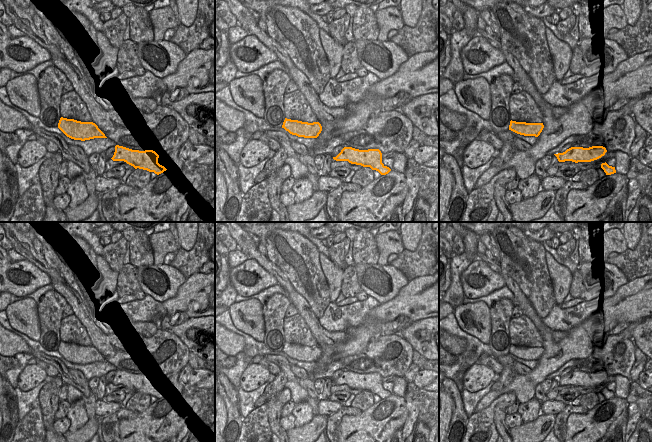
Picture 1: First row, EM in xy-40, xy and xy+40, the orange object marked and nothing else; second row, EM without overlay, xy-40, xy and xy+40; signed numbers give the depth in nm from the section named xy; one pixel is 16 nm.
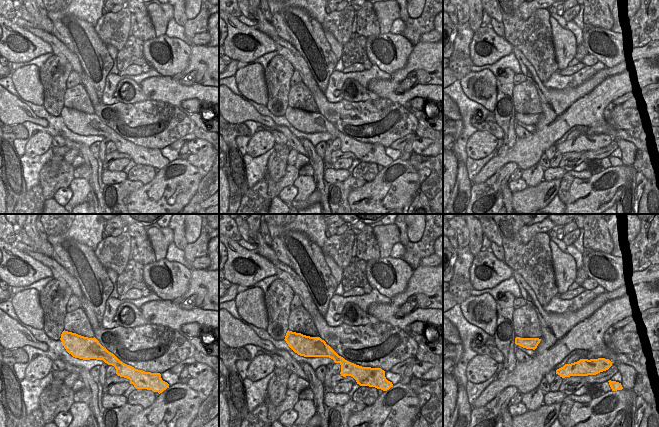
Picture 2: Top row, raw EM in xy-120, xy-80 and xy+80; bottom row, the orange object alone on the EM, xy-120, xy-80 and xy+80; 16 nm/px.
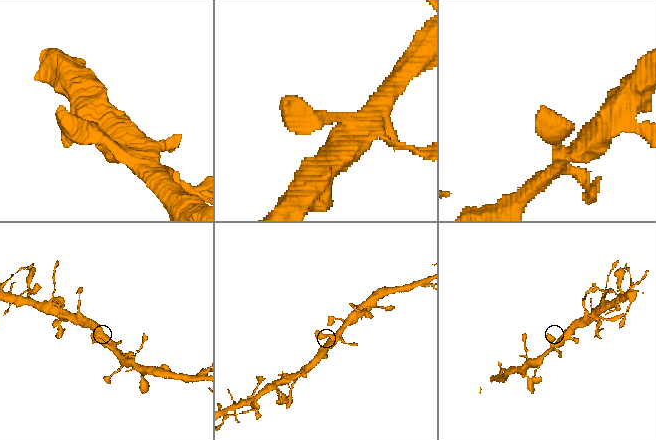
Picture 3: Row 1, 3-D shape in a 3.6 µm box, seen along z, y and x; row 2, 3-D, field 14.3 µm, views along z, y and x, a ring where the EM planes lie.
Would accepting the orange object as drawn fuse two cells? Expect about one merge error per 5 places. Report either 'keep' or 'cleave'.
keep

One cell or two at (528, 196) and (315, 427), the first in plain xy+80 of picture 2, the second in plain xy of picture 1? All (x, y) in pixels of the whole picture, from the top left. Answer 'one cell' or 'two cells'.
one cell

